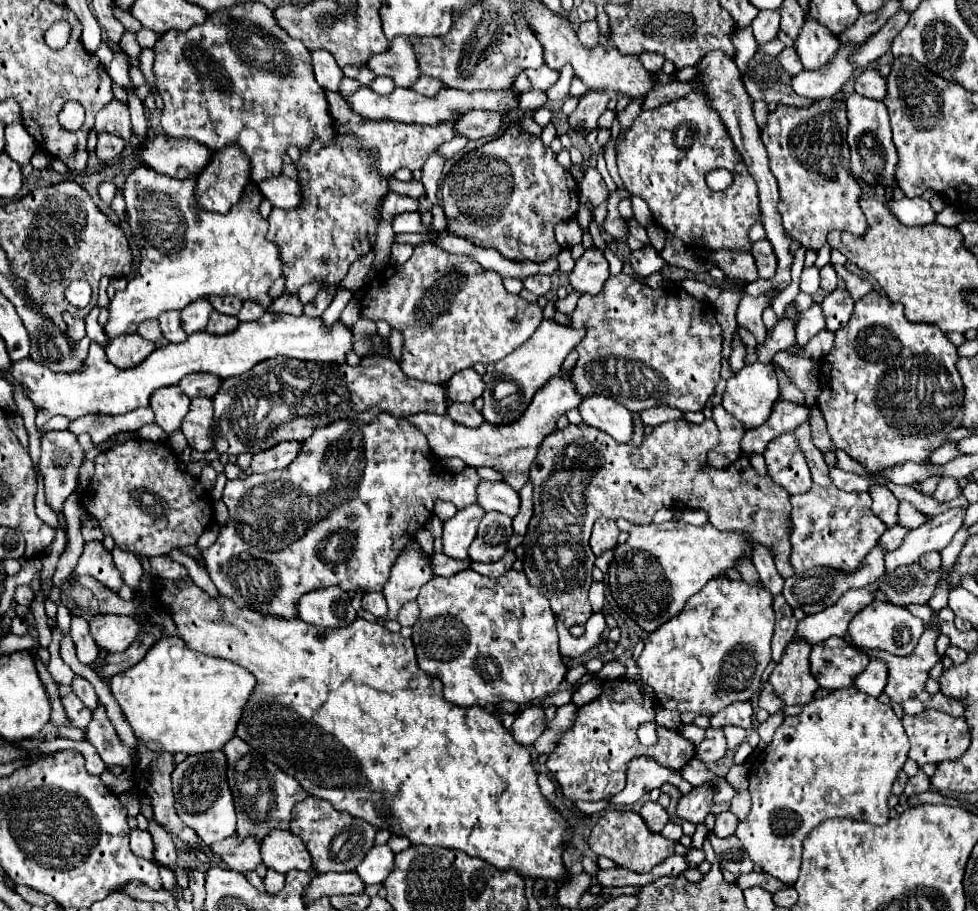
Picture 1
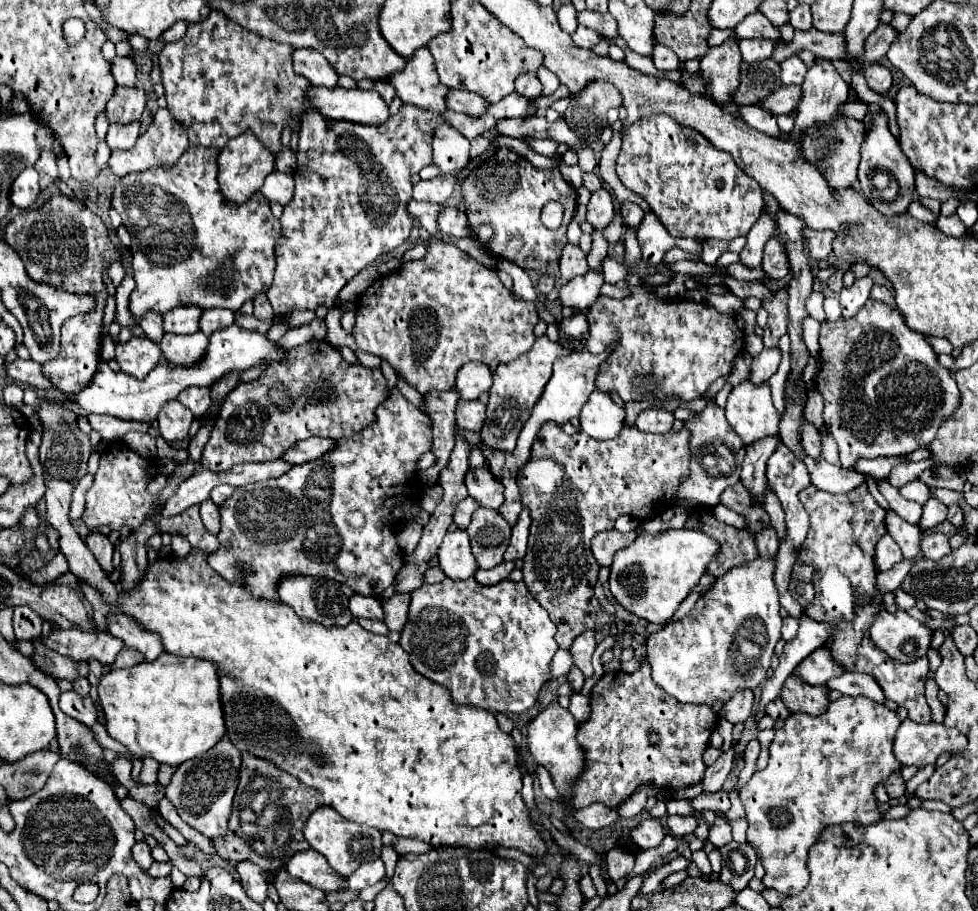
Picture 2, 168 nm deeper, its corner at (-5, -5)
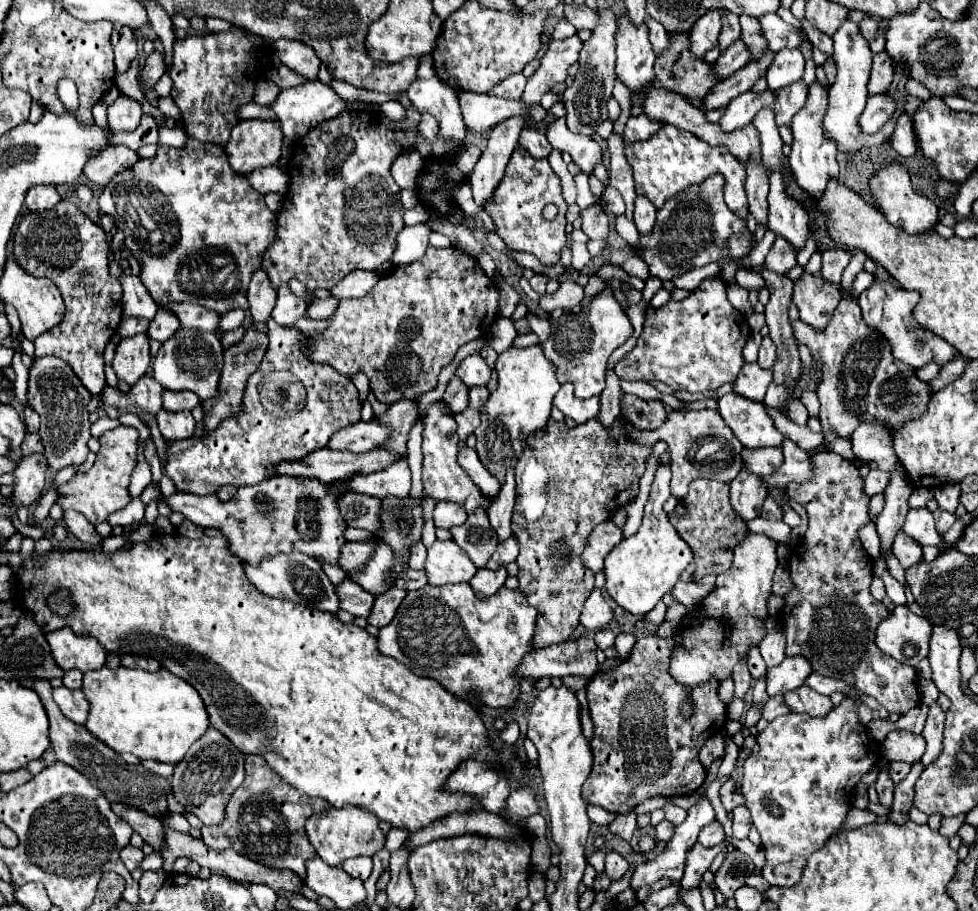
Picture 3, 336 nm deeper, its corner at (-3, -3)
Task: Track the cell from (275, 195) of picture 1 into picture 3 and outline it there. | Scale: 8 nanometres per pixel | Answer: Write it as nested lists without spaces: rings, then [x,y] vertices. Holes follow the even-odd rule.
[[[278,165],[264,167],[264,169],[256,169],[256,171],[252,171],[246,179],[248,179],[250,185],[252,185],[258,193],[262,193],[262,195],[266,195],[266,193],[286,195],[288,185],[290,185],[288,173],[286,173],[282,167],[278,167]]]

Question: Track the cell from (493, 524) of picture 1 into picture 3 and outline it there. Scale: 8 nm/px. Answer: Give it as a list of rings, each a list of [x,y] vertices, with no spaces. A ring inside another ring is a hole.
[[[476,509],[468,515],[464,525],[450,529],[452,539],[468,553],[476,567],[486,567],[488,559],[498,547],[498,533],[492,529],[488,521],[488,513],[484,509]]]

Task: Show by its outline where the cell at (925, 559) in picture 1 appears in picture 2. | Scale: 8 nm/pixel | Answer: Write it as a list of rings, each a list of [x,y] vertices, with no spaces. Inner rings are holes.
[[[944,533],[924,535],[920,541],[920,549],[926,559],[934,559],[934,561],[942,559],[944,555],[948,555],[952,551],[948,545],[948,535],[944,535]]]

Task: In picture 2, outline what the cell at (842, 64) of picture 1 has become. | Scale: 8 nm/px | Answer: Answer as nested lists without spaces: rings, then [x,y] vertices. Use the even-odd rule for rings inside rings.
[[[788,85],[788,87],[776,89],[774,95],[768,95],[766,99],[762,99],[762,103],[756,103],[756,105],[774,115],[786,115],[798,107],[800,97],[802,97],[802,89],[798,85]]]

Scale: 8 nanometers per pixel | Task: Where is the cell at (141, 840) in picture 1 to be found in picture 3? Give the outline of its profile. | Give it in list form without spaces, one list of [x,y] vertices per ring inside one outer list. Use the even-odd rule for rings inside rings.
[[[126,845],[122,851],[120,851],[120,859],[124,861],[124,865],[128,867],[128,871],[134,871],[136,867],[140,867],[142,859],[144,859],[144,853],[142,849],[136,849],[132,845]]]

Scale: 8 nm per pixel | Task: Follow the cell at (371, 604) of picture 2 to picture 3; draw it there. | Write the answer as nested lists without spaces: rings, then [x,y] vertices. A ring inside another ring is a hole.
[[[346,579],[344,583],[336,585],[336,593],[340,599],[340,607],[348,613],[352,613],[354,617],[368,617],[374,605],[374,597],[372,593],[360,589],[360,585],[356,585],[354,581]]]

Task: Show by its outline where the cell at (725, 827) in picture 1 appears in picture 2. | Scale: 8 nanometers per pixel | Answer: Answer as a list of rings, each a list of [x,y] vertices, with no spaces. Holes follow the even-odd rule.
[[[716,817],[712,829],[710,829],[710,835],[708,835],[708,841],[714,845],[714,847],[724,847],[732,841],[732,833],[730,833],[730,823],[722,817]]]

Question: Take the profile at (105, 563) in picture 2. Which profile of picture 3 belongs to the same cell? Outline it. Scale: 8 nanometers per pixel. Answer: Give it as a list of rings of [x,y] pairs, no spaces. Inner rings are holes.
[[[64,511],[64,523],[66,527],[82,541],[82,543],[90,543],[90,547],[100,547],[102,543],[102,537],[98,535],[96,527],[86,521],[80,513],[76,511]]]

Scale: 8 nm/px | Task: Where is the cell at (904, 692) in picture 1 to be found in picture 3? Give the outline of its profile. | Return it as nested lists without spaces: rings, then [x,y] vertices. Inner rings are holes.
[[[816,453],[812,457],[816,461],[816,479],[808,483],[790,483],[788,497],[796,503],[800,503],[808,513],[808,531],[804,535],[804,541],[800,541],[790,555],[790,577],[794,581],[794,593],[788,593],[784,597],[784,607],[780,611],[780,619],[786,629],[788,647],[786,655],[804,655],[816,673],[824,677],[842,679],[866,695],[874,697],[882,707],[888,709],[888,713],[904,715],[910,709],[914,709],[920,703],[918,693],[918,671],[910,665],[898,663],[890,655],[882,653],[876,643],[876,627],[878,623],[888,617],[888,609],[884,603],[876,601],[870,593],[872,583],[872,557],[864,551],[862,541],[858,537],[860,527],[870,523],[868,505],[870,497],[864,493],[864,477],[858,473],[854,465],[850,465],[842,455],[838,453]]]

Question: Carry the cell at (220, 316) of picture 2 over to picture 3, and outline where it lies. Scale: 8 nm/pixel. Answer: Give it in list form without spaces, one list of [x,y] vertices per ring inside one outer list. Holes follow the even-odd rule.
[[[184,301],[184,303],[172,303],[172,305],[162,305],[164,309],[170,309],[172,313],[176,313],[176,317],[180,319],[182,327],[188,329],[204,329],[204,331],[216,331],[220,327],[220,315],[212,313],[210,309],[204,309],[202,305]]]

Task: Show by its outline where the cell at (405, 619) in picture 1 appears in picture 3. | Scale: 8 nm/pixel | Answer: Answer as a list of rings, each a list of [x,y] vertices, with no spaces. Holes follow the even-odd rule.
[[[392,587],[388,589],[388,593],[382,593],[380,597],[376,597],[376,605],[372,607],[372,615],[368,617],[368,623],[374,627],[388,625],[396,615],[396,609],[400,607],[404,597],[406,597],[406,591],[398,587]]]

